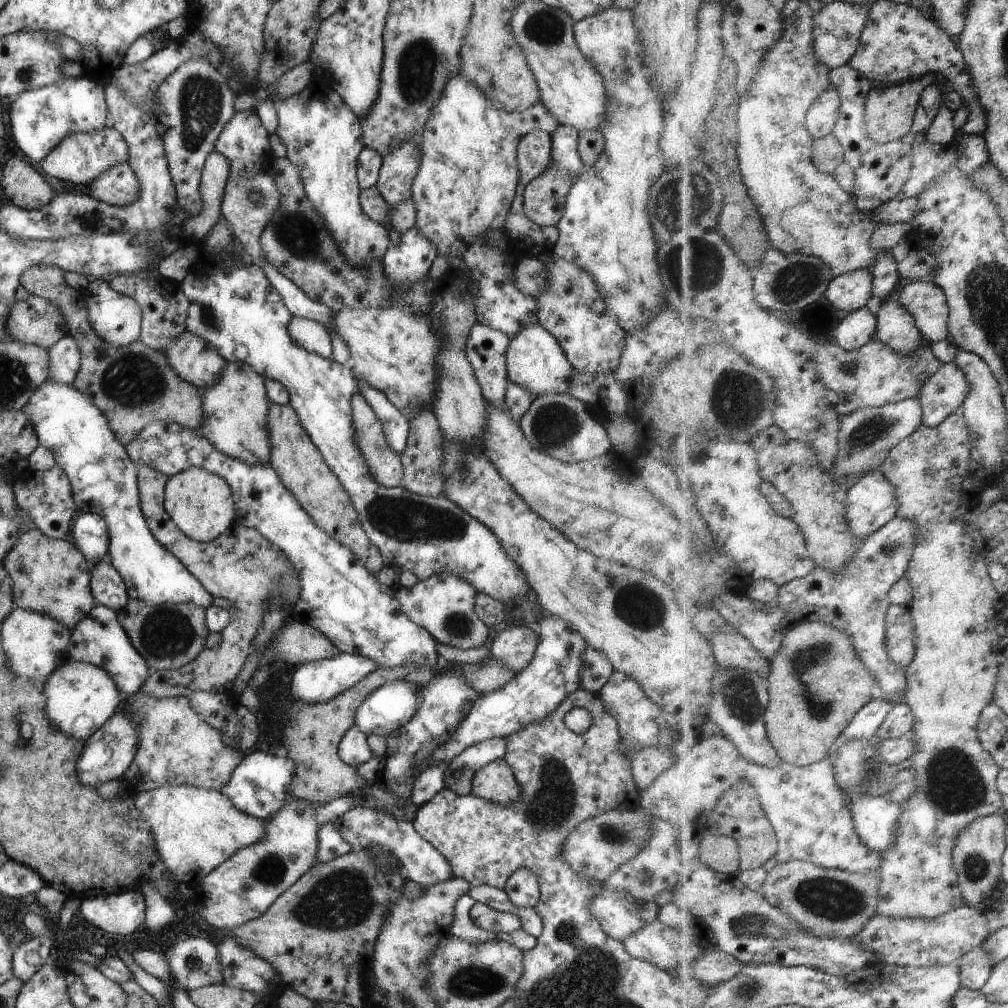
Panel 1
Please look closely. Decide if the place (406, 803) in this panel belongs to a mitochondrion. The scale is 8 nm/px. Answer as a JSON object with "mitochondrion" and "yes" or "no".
{"mitochondrion":"no"}

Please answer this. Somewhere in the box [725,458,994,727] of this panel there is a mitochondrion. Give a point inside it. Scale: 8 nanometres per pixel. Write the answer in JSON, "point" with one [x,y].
{"point":[804,662]}

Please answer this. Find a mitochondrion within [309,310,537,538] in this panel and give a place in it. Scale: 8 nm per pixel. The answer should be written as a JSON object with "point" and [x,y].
{"point":[463,468]}

